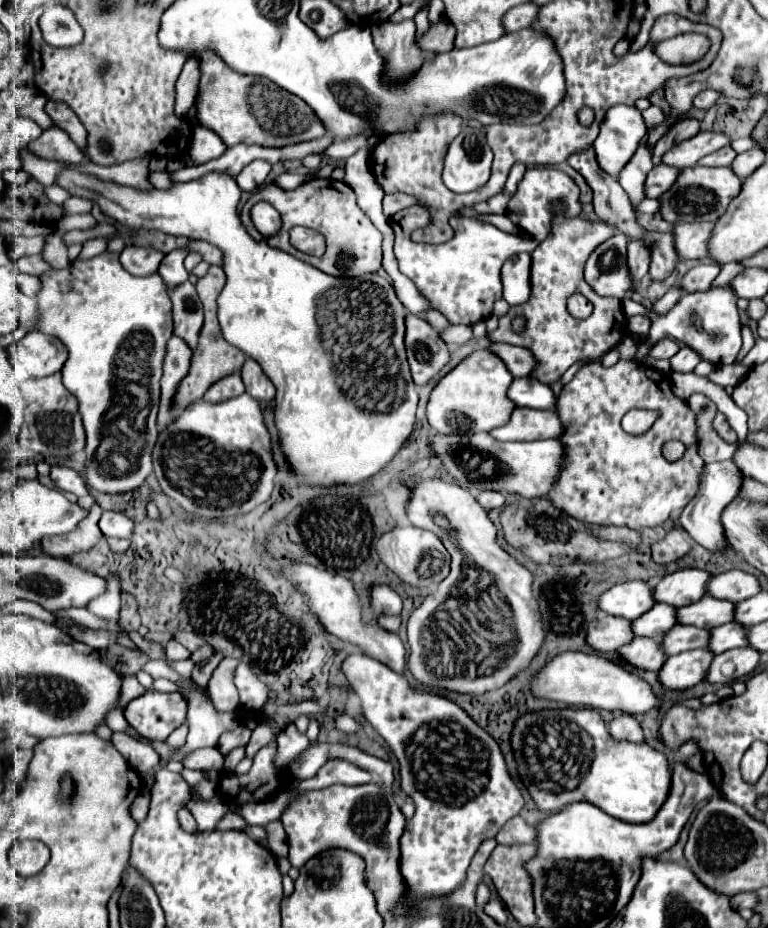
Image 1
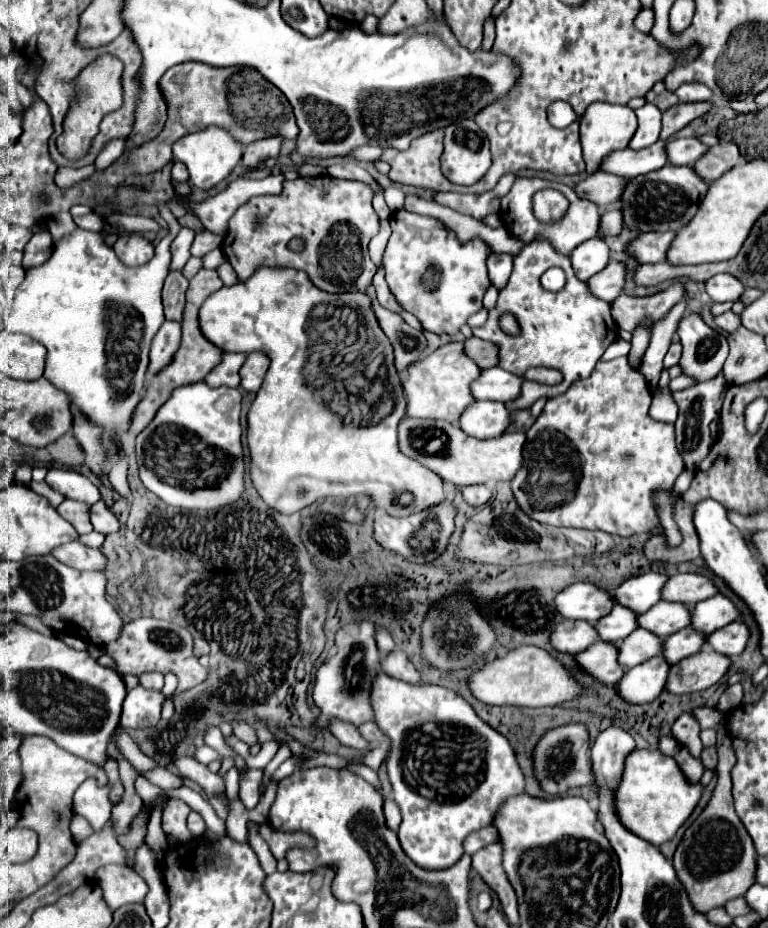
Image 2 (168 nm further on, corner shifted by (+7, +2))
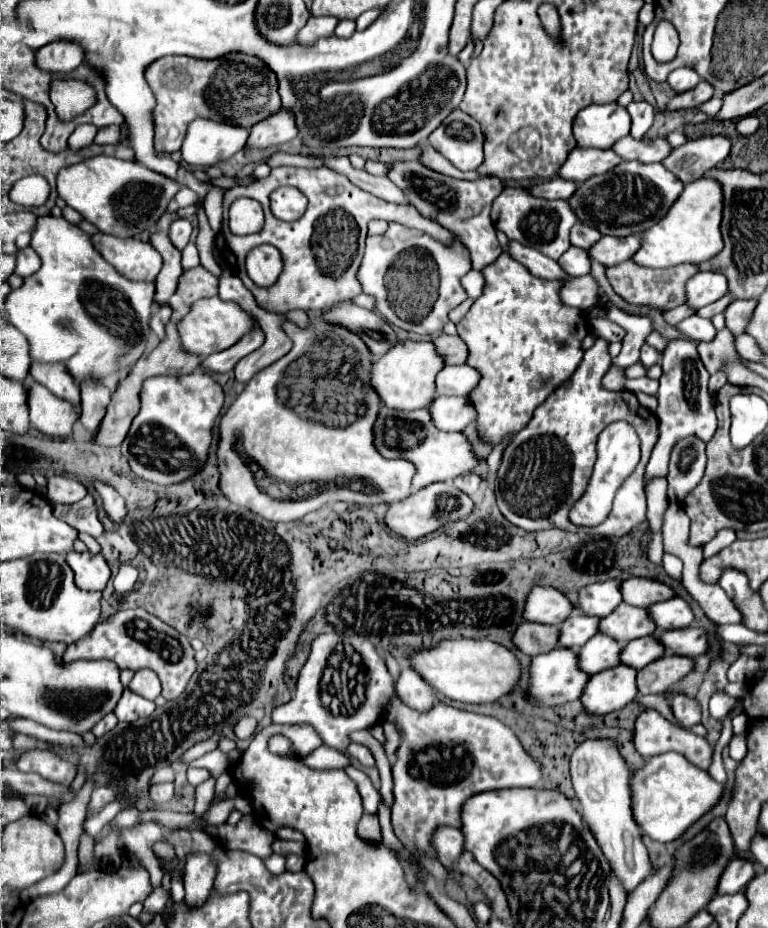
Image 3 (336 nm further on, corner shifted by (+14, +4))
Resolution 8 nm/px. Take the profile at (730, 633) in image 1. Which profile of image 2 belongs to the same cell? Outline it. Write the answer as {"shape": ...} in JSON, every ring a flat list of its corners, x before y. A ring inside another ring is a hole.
{"shape":[[686,627,684,631,678,631,664,641,664,657,668,659,668,663,676,665,678,661,704,649,706,639,708,639,708,635,704,635,702,631,698,631,694,627]]}

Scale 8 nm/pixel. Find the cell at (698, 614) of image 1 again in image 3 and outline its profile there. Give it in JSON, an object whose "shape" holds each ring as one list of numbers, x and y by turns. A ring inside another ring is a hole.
{"shape":[[625,603,613,609,611,615,599,619,599,633,619,643,633,641,637,637,645,637,653,631,655,629,653,625,649,625,649,617,645,617,645,609,637,609]]}

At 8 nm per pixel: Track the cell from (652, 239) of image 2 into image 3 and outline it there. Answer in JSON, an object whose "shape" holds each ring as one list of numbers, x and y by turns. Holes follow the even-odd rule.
{"shape":[[629,235,629,237,601,237,595,245,591,245,587,249,587,255,591,261,597,261,605,267,611,265,619,265,623,261,627,261,639,245,639,237,637,235]]}

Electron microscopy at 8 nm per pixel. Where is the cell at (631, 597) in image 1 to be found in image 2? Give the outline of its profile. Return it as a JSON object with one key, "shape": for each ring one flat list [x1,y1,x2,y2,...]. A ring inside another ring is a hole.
{"shape":[[574,583,556,597,556,609,566,619,584,619,596,623,612,611,616,599,606,589,594,583]]}

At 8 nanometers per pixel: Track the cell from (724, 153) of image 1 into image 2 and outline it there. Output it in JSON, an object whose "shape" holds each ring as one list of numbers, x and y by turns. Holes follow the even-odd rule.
{"shape":[[672,139,666,141,666,149,670,165,694,165,708,153,710,147,700,139]]}

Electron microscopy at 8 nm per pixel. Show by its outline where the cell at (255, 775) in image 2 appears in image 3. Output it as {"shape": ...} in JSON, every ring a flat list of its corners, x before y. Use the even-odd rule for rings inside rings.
{"shape":[[243,815,243,819,233,827,229,823,216,826,219,840,229,849,241,849,247,853,253,853,261,859,273,855,273,833,261,827,259,823,253,823,251,815]]}

